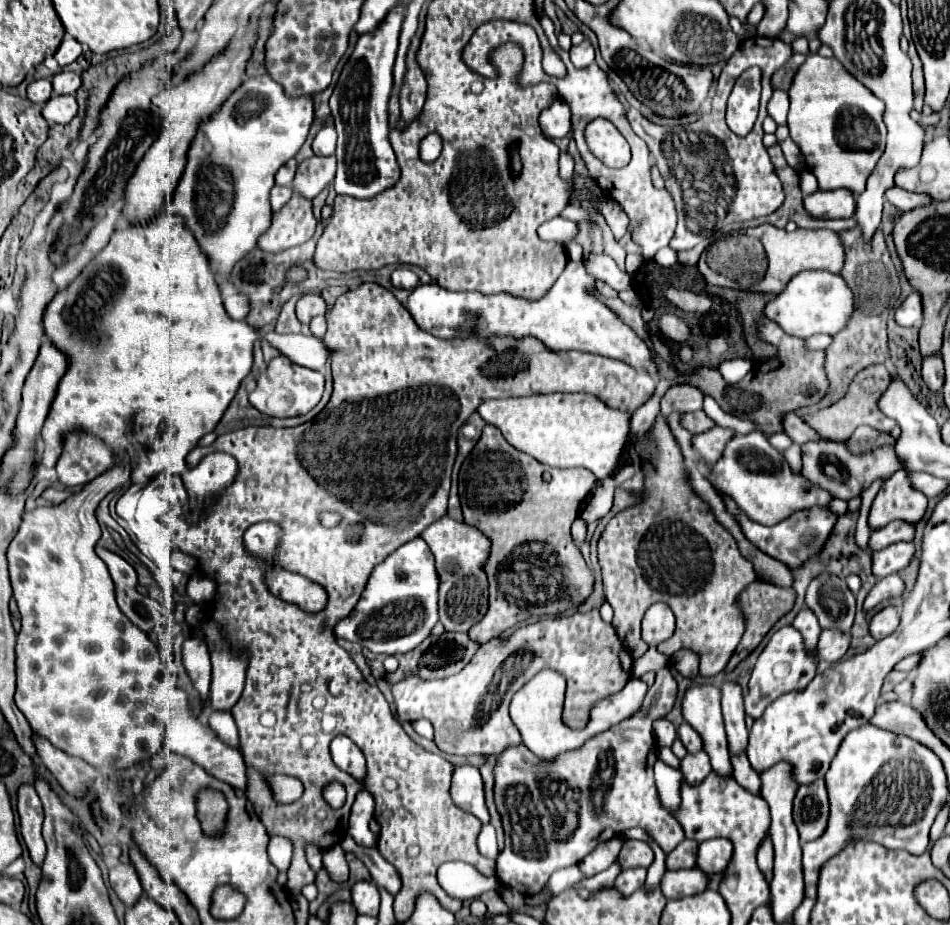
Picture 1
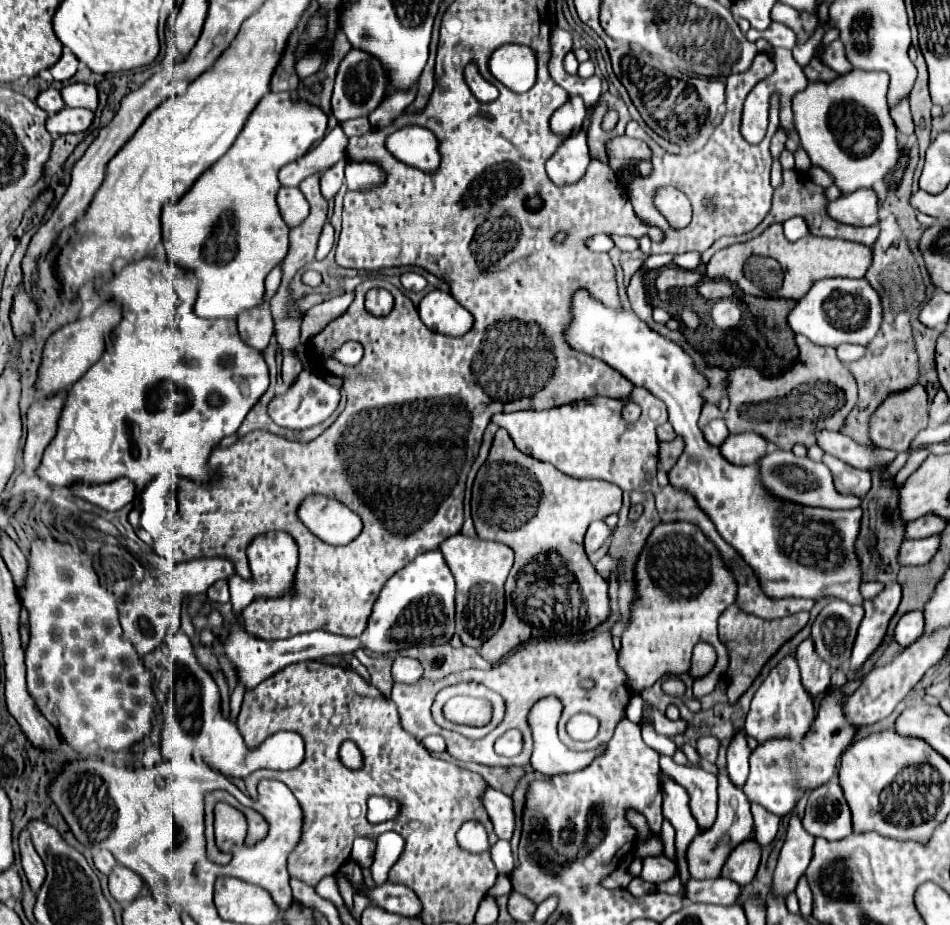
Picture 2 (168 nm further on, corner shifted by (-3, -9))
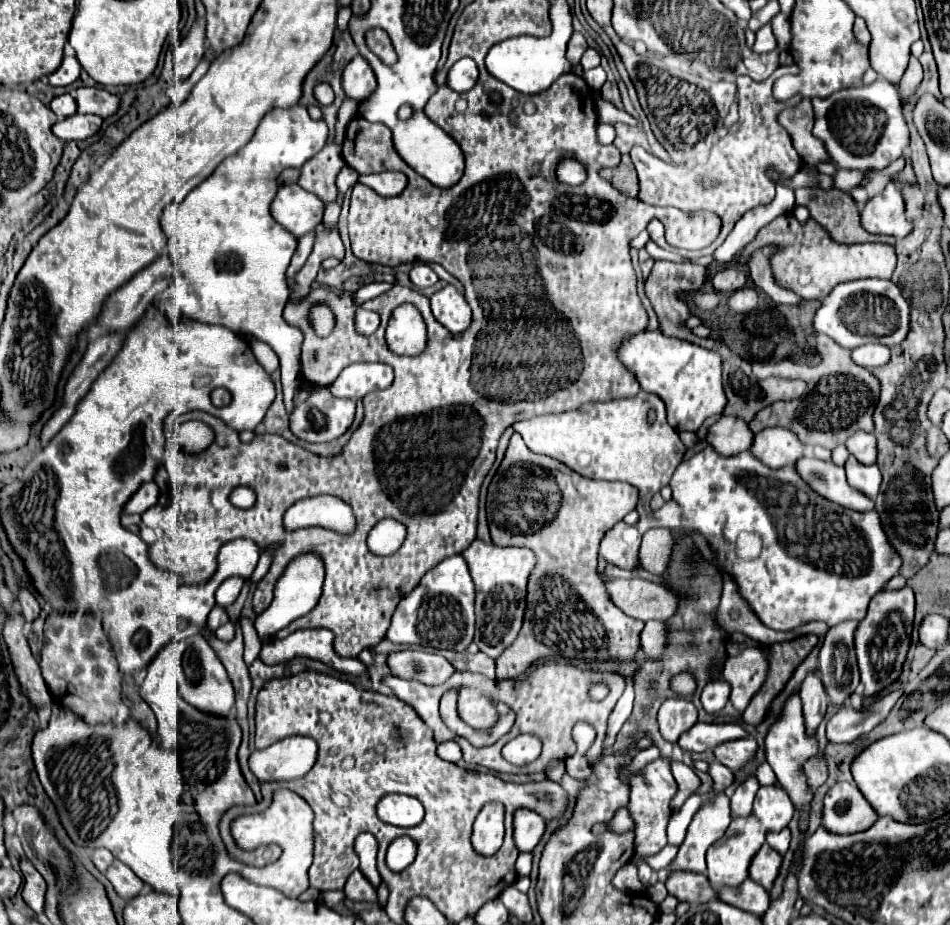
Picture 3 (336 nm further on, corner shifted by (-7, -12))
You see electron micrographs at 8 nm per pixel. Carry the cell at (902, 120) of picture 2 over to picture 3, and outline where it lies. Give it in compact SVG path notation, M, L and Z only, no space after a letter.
M910 58L910 66L904 72L904 78L900 80L900 86L898 86L902 104L918 90L920 82L922 82L922 66L920 66L920 62L916 58Z

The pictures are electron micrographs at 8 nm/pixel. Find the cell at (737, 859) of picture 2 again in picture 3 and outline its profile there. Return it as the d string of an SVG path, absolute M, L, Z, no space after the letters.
M764 844L758 852L756 858L752 858L752 866L750 866L750 878L754 882L760 882L760 886L764 886L764 890L772 888L772 882L778 874L780 868L780 854L776 850L772 850L768 844Z

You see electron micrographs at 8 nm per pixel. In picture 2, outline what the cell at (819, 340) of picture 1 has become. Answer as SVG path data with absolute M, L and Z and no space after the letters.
M840 345L836 351L838 351L838 359L842 363L852 363L852 361L864 357L866 347L862 347L862 345Z

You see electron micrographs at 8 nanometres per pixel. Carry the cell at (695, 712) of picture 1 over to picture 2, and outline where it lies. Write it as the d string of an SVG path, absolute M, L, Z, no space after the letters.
M720 773L718 775L718 783L720 783L720 805L718 805L718 819L716 823L696 835L688 847L688 867L690 867L690 875L692 879L716 879L720 877L720 871L730 855L730 851L744 843L746 839L750 839L752 829L754 829L754 819L752 819L752 811L750 811L750 803L748 799L742 795L742 789L738 789L736 785L730 783L728 773Z

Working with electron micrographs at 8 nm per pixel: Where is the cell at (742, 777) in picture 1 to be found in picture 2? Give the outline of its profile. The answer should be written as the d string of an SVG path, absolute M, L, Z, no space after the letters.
M752 805L752 815L754 815L754 823L756 823L756 841L764 847L770 845L778 833L778 825L780 825L780 817L764 811L764 807L756 807Z

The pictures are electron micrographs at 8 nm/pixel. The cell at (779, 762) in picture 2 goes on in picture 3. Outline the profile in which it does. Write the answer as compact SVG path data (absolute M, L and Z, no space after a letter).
M770 784L760 786L754 802L754 814L766 832L780 832L794 816L794 806L782 788Z

